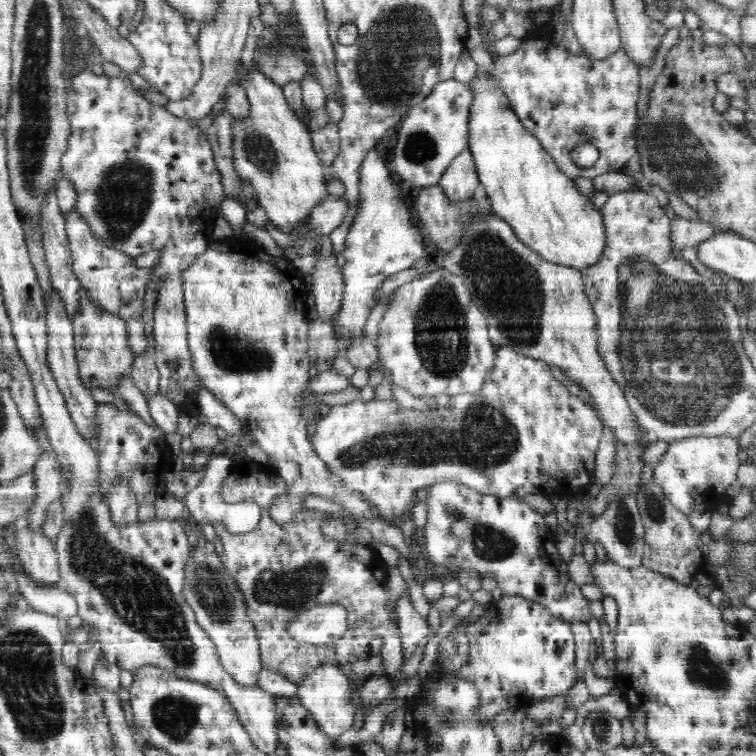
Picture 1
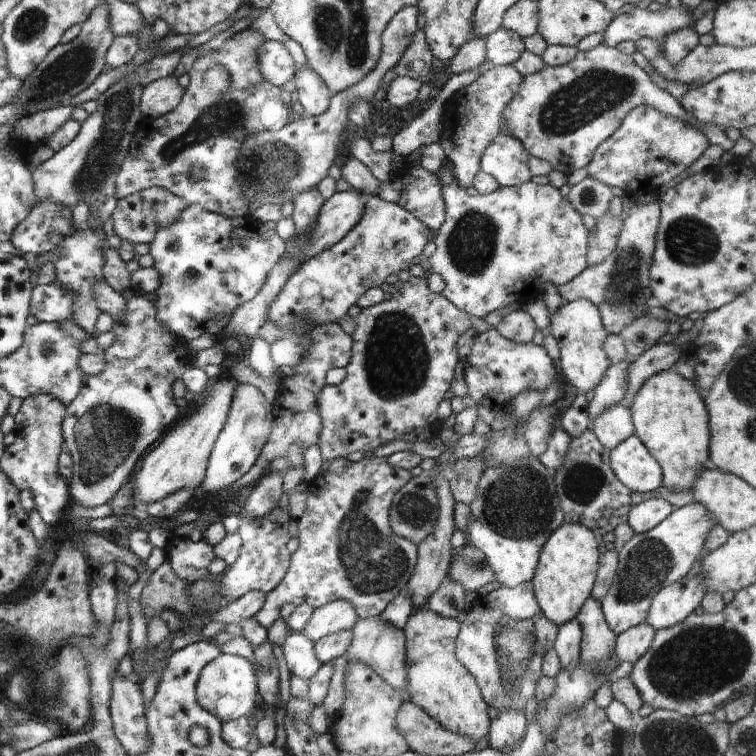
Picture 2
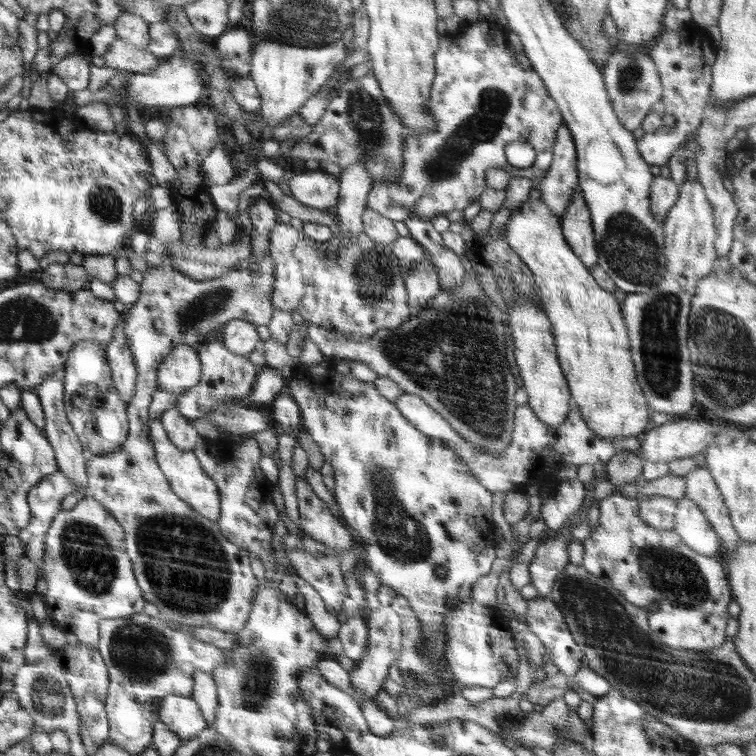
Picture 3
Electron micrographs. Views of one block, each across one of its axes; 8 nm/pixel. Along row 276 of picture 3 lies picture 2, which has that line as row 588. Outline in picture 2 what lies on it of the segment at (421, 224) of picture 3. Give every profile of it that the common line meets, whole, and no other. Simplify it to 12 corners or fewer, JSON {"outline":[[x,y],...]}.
{"outline":[[447,576],[426,608],[455,619],[468,610],[464,587]]}

